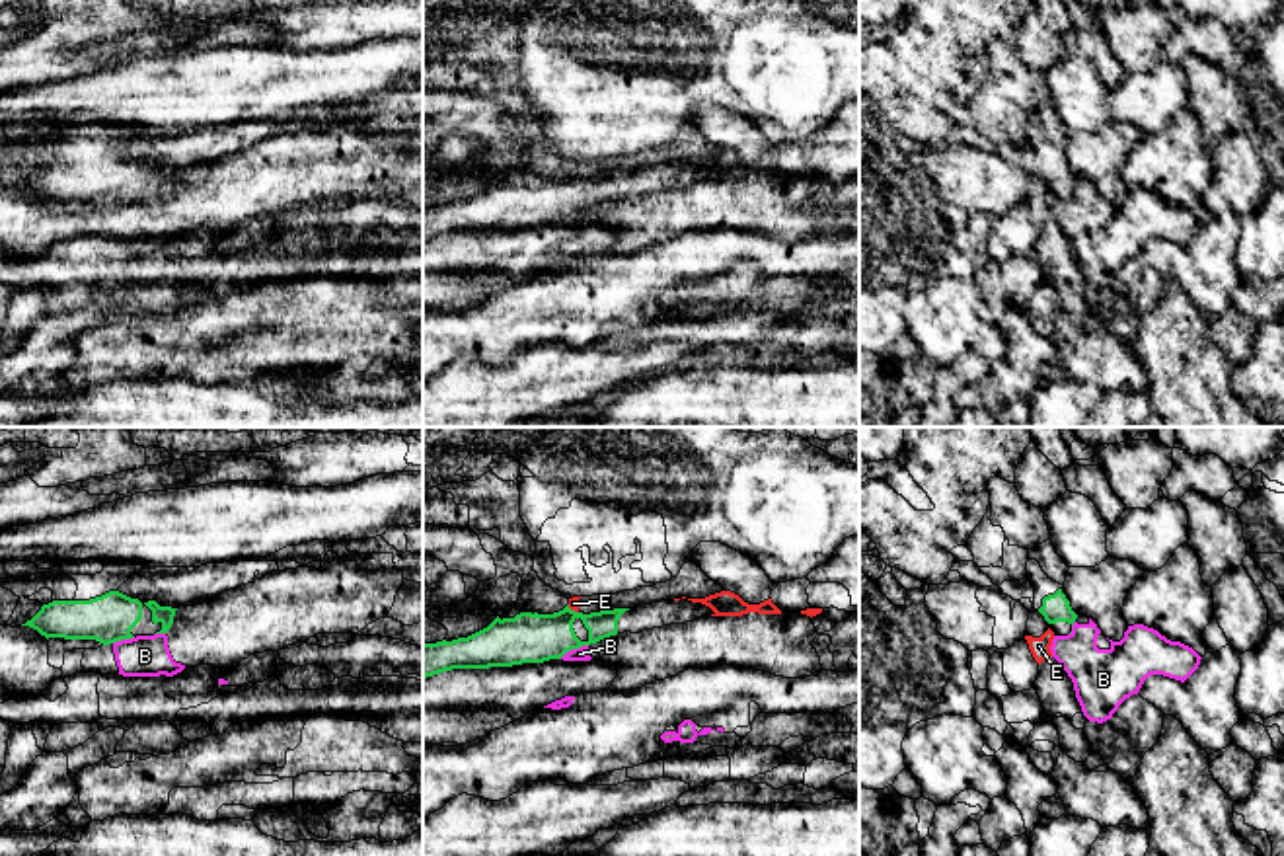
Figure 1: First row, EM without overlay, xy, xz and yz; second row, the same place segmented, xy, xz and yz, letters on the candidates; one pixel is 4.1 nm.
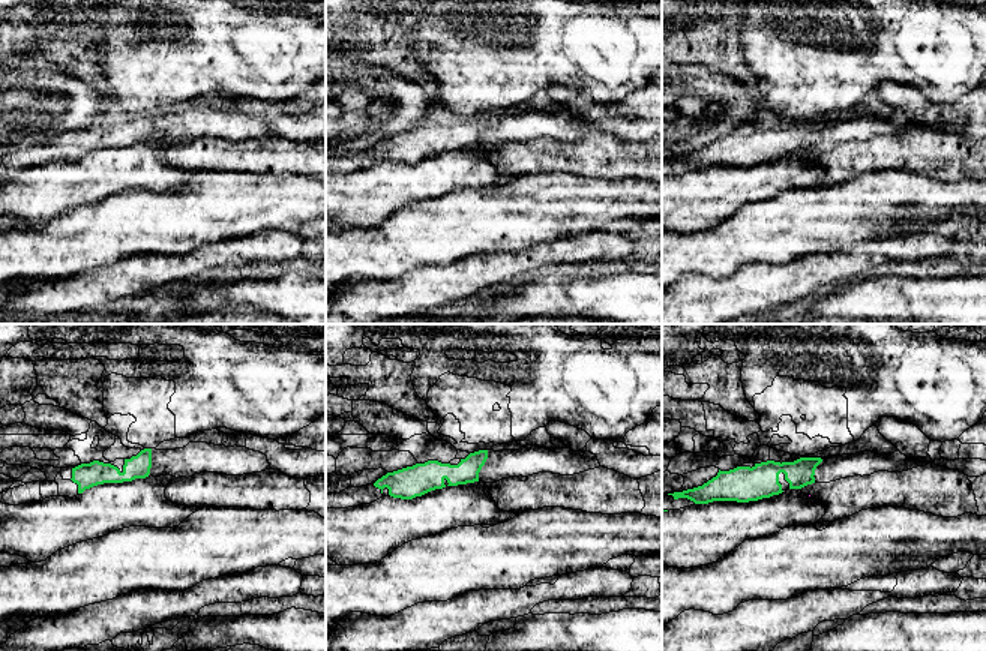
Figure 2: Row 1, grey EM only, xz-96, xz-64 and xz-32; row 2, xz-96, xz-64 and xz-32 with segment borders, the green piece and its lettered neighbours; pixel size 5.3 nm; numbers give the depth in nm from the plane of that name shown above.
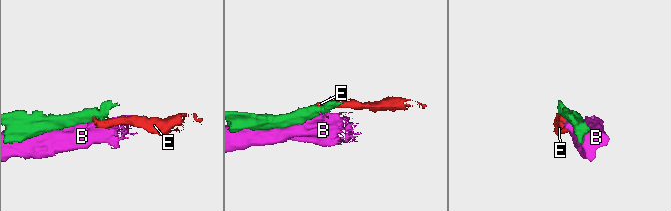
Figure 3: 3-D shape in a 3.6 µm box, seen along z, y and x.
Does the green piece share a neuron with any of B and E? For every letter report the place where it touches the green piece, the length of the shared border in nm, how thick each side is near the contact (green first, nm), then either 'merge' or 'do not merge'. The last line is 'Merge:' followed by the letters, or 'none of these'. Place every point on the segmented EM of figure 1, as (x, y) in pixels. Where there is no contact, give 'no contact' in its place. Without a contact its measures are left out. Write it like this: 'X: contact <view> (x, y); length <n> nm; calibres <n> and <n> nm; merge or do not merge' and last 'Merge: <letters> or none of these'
B: contact xz (573, 648); length 130 nm; calibres 200 and 50 nm; do not merge
E: contact xz (573, 611); length 60 nm; calibres 200 and 50 nm; do not merge
Merge: none of these

